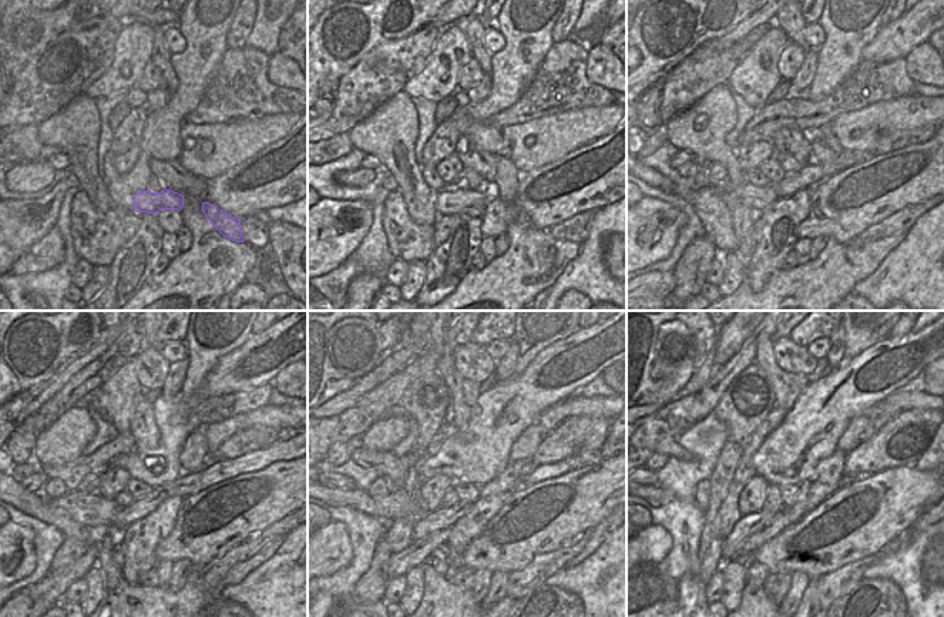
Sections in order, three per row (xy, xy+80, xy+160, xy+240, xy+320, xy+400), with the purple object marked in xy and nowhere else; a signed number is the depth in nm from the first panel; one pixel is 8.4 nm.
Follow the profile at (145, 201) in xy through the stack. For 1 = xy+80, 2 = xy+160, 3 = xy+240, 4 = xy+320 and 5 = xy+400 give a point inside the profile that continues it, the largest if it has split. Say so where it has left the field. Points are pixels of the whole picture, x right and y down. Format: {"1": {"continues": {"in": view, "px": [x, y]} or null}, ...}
{"1": {"continues": {"in": "xy+80", "px": [453, 198]}}, "2": {"continues": {"in": "xy+160", "px": [746, 194]}}, "3": {"continues": {"in": "xy+240", "px": [94, 512]}}, "4": {"continues": {"in": "xy+320", "px": [397, 503]}}, "5": {"continues": {"in": "xy+400", "px": [657, 496]}}}

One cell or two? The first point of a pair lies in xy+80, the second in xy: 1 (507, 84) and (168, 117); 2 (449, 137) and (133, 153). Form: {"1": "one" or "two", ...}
{"1": "one", "2": "two"}

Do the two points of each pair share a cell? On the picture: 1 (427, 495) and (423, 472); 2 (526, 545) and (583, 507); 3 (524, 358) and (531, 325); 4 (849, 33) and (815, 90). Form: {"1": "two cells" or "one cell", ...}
{"1": "two cells", "2": "one cell", "3": "one cell", "4": "one cell"}

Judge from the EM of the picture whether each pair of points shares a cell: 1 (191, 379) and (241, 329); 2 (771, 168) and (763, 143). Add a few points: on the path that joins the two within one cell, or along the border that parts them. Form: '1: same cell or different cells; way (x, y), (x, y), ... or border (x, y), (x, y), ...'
1: same cell; way (202, 365), (225, 345), (227, 339)
2: different cells; border (772, 153), (758, 167)

